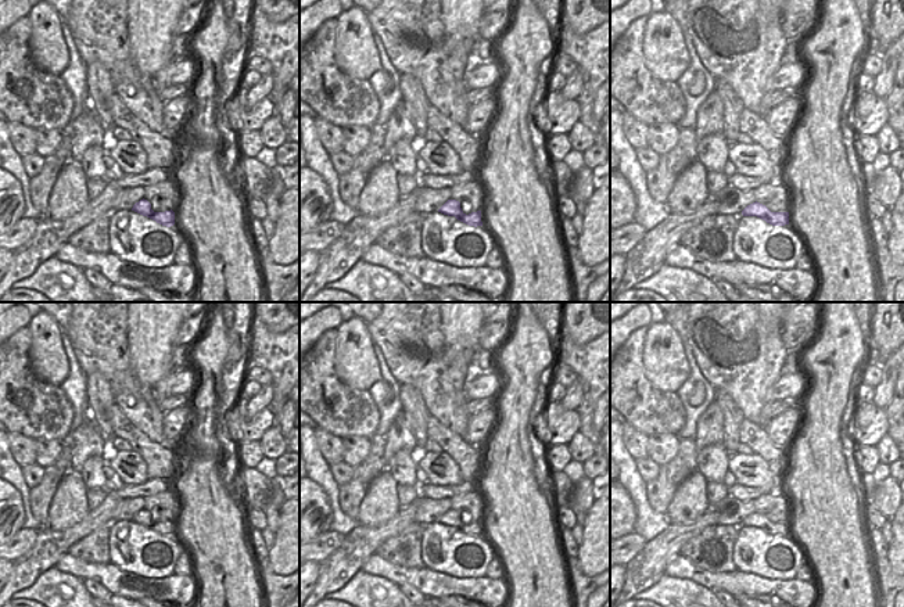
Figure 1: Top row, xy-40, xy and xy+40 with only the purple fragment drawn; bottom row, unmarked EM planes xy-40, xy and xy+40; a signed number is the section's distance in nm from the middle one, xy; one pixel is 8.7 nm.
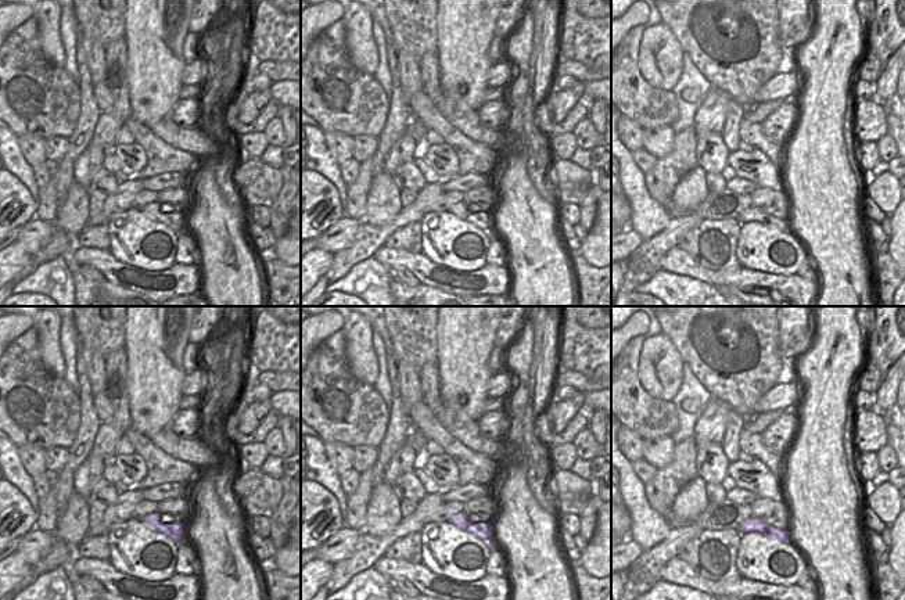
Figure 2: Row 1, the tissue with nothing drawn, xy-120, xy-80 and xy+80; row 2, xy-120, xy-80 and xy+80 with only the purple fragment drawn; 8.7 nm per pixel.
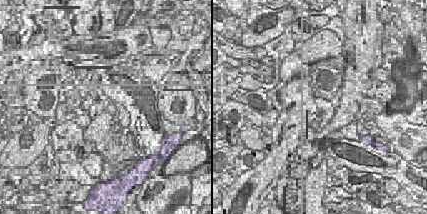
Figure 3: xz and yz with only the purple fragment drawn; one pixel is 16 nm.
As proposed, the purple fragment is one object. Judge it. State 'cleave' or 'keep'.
keep

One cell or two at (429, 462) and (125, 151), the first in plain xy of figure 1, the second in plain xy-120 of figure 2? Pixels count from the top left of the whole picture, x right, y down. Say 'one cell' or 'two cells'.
one cell

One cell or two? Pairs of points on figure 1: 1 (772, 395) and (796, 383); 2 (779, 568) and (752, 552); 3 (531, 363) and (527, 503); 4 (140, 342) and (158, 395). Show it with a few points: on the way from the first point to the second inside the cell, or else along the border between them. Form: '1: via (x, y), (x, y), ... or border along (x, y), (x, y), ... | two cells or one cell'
1: via (778, 391), (790, 387) | one cell
2: via (772, 561), (759, 552) | one cell
3: via (515, 398), (513, 469) | one cell
4: via (151, 355), (158, 383) | one cell

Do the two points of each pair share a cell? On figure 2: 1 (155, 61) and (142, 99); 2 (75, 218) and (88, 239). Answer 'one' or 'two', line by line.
1: one
2: two

